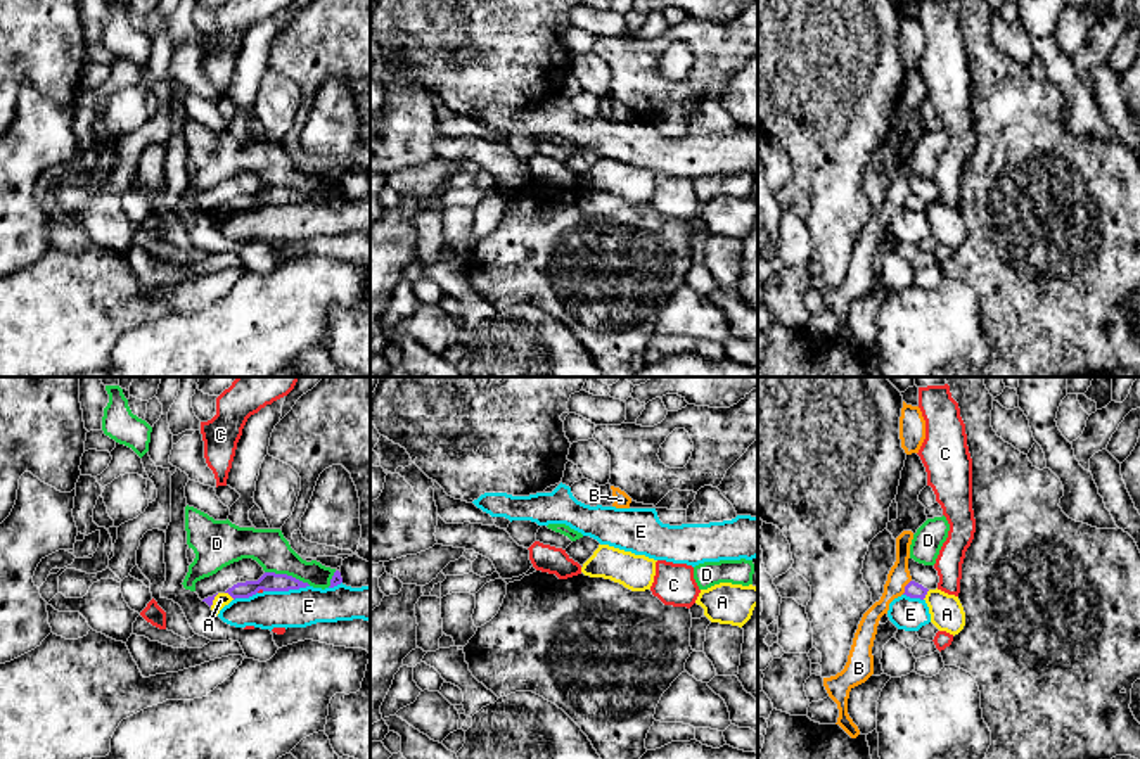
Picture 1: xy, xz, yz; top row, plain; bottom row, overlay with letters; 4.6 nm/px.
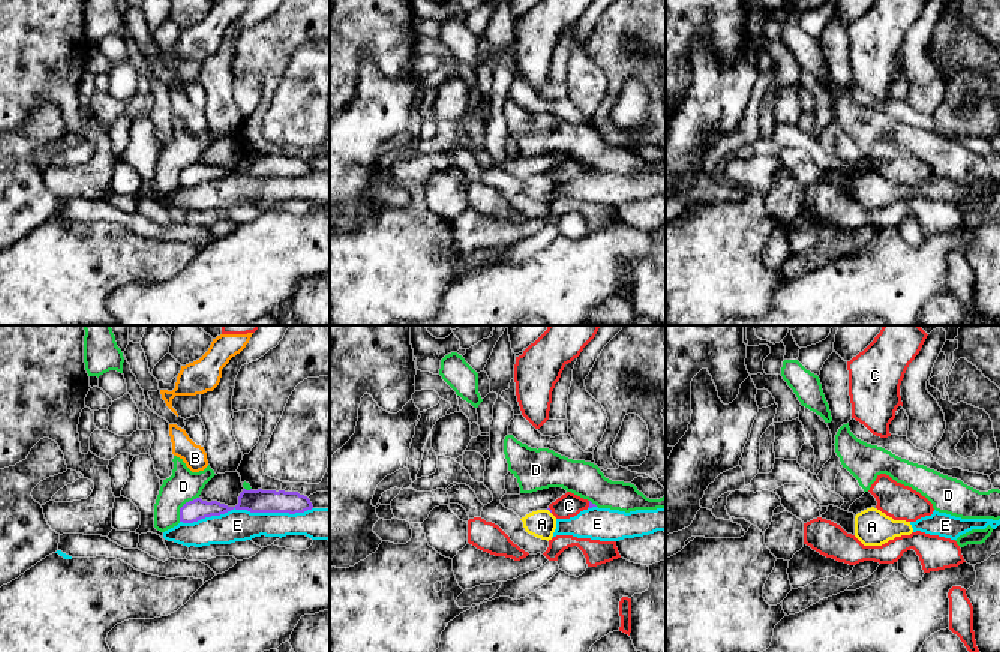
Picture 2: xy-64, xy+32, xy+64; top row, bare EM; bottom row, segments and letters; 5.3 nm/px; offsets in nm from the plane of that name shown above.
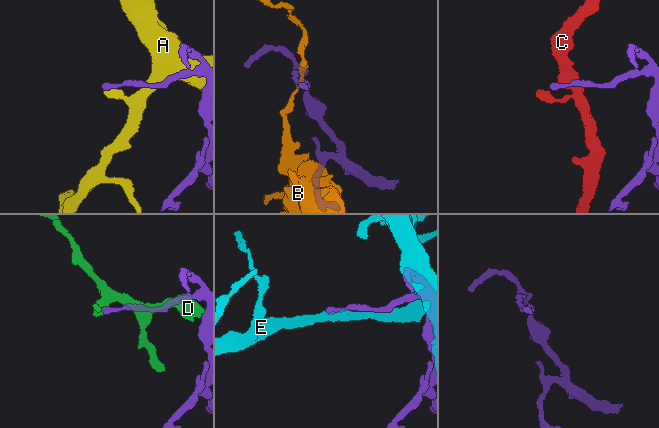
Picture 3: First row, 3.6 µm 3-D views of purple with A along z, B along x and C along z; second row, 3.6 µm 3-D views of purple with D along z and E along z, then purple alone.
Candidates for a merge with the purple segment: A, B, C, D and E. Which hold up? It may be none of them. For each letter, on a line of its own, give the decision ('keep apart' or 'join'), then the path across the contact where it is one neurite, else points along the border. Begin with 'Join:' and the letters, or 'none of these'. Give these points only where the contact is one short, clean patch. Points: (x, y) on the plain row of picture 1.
Join: none of these
A: keep apart; border along yz (929, 203), (922, 211)
B: keep apart; border along yz (910, 192), (902, 206)
C: keep apart; border along xy (263, 203), (256, 204)
D: keep apart
E: keep apart

